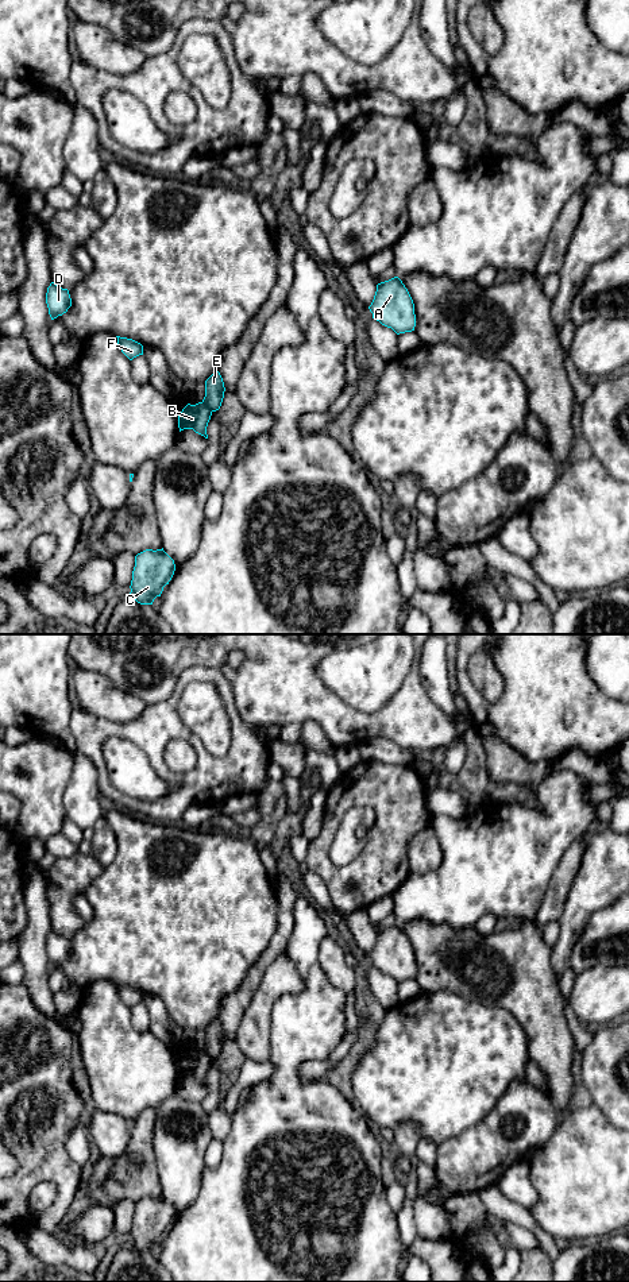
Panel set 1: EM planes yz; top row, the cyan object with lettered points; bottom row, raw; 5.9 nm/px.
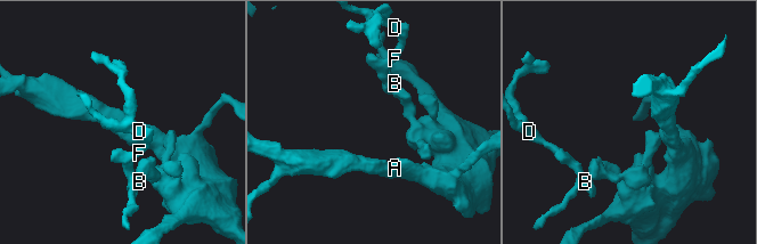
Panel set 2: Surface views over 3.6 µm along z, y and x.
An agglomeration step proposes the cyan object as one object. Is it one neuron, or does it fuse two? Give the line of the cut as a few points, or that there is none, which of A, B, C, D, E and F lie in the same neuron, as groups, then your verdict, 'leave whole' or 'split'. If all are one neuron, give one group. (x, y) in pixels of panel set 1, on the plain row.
cut yz (201, 1050), (212, 1058); groups A C E / B D F; split

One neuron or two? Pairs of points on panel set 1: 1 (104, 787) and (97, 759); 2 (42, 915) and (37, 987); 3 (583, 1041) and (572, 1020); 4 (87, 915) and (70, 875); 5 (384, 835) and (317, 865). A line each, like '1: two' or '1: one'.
1: one
2: one
3: one
4: two
5: one

